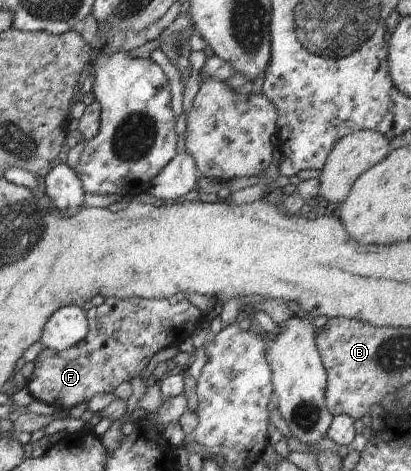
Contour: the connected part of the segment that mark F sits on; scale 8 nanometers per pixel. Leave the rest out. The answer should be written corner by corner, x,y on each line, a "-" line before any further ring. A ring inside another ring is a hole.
178,293
167,299
145,299
142,297
128,297
115,299
105,297
104,304
92,307
87,314
89,324
88,334
69,349
56,352
45,348
33,361
34,369
26,379
26,387
32,396
39,401
50,404
56,408
68,409
77,404
86,404
96,394
110,394
113,390
126,382
131,381
146,365
152,356
166,346
180,346
188,337
192,337
194,330
202,329
203,314
186,298
184,293

